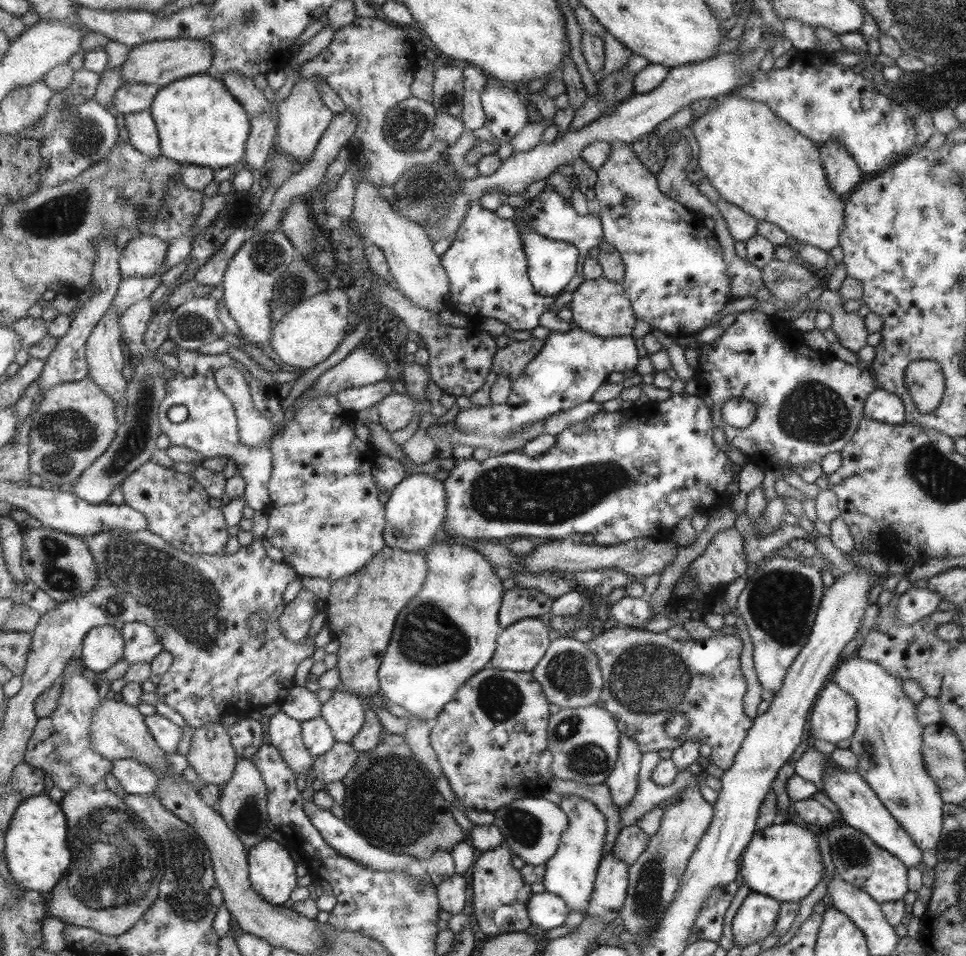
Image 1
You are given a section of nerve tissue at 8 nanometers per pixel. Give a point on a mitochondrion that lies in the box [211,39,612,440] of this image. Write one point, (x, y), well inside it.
(408, 126)

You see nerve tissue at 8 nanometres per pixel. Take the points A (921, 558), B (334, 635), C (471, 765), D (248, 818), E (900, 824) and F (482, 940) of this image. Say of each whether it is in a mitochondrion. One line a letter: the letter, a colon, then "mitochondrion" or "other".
A: other
B: other
C: other
D: mitochondrion
E: other
F: other

